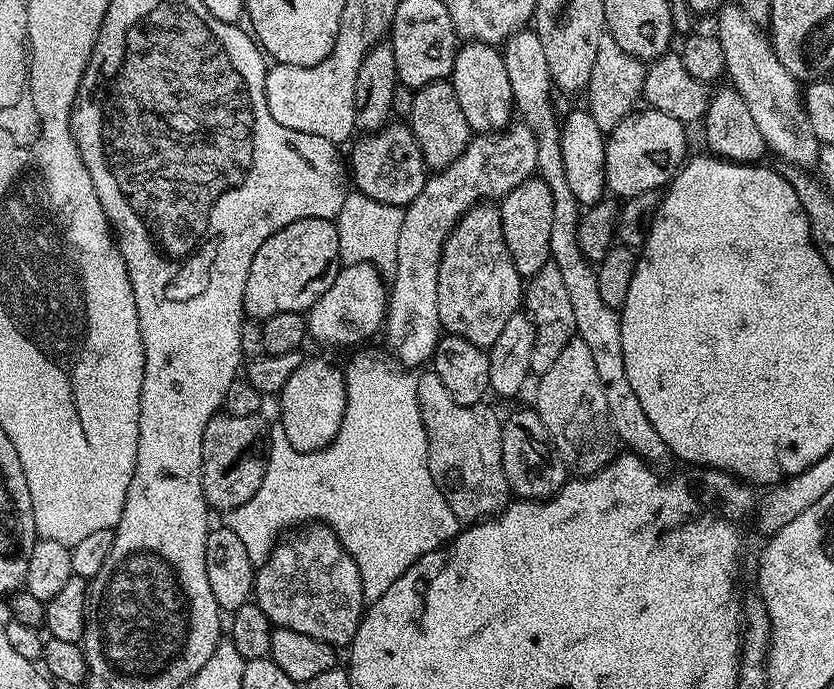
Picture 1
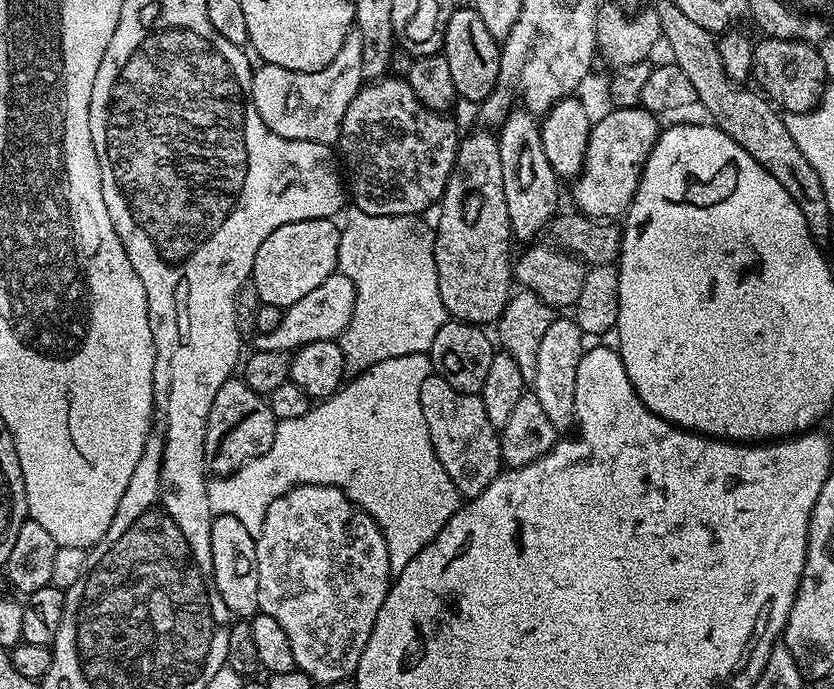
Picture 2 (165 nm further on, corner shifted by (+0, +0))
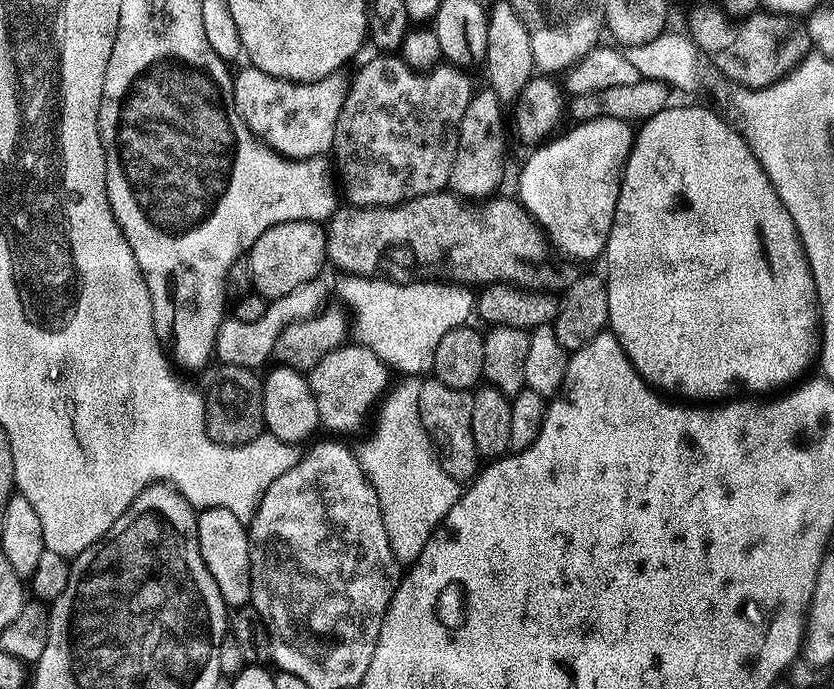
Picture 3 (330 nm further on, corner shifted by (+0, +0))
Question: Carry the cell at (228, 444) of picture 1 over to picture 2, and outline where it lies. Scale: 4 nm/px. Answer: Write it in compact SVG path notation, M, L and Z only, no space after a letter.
M242 378L222 382L218 394L214 394L214 406L206 422L204 439L204 467L213 477L228 476L242 466L262 458L274 446L274 434L278 421L271 403L260 396Z

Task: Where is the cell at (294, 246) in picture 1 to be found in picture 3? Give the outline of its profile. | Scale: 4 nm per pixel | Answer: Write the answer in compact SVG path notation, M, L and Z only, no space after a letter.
M311 220L282 222L266 230L266 234L262 234L262 238L258 238L246 252L246 266L253 271L255 295L271 302L319 277L323 268L326 268L328 255L325 235L325 229Z

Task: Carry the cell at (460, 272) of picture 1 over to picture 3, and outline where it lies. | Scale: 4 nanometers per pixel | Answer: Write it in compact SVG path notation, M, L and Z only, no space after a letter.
M482 88L473 93L470 104L466 106L459 126L458 152L455 154L454 169L451 170L449 189L465 199L487 199L491 197L504 174L504 152L506 150L506 132L504 130L503 101L489 88Z

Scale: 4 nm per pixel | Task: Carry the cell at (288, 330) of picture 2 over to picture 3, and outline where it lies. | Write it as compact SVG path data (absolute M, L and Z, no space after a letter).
M316 277L310 282L303 283L297 289L290 290L290 293L271 301L265 314L257 322L238 322L232 317L226 318L220 324L219 332L216 335L215 357L225 367L259 369L265 361L271 359L274 343L278 335L288 325L296 321L307 320L315 316L325 305L327 292L326 284L321 277Z

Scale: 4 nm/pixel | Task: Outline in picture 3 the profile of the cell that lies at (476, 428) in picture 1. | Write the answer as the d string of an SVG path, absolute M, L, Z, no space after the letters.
M435 378L425 379L421 383L418 394L418 414L422 418L422 426L430 438L432 451L435 452L442 470L446 470L446 474L450 474L450 478L458 482L475 480L482 464L478 450L474 446L474 430L470 426L473 411L474 398L471 391L446 386Z

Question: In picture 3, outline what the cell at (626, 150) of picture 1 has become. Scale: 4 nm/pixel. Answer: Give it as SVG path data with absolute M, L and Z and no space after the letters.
M599 116L596 120L569 129L565 136L557 135L539 145L533 151L536 153L525 162L524 169L520 172L518 200L536 222L547 243L549 240L562 255L569 256L572 260L592 260L595 256L603 257L604 248L608 245L614 210L618 206L620 181L624 179L624 164L632 149L634 128L618 118Z

